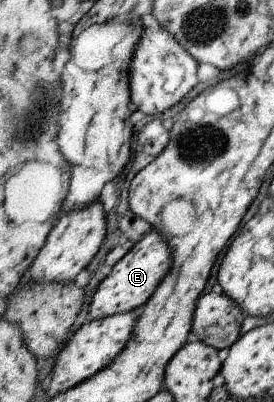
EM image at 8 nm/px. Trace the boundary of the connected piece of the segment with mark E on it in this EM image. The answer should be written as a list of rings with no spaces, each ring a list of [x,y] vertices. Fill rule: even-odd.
[[[155,230],[115,265],[112,273],[98,286],[90,306],[88,320],[103,320],[121,313],[137,310],[149,302],[155,290],[165,280],[165,272],[169,274],[173,266],[173,252],[171,246],[165,242],[163,235]]]

